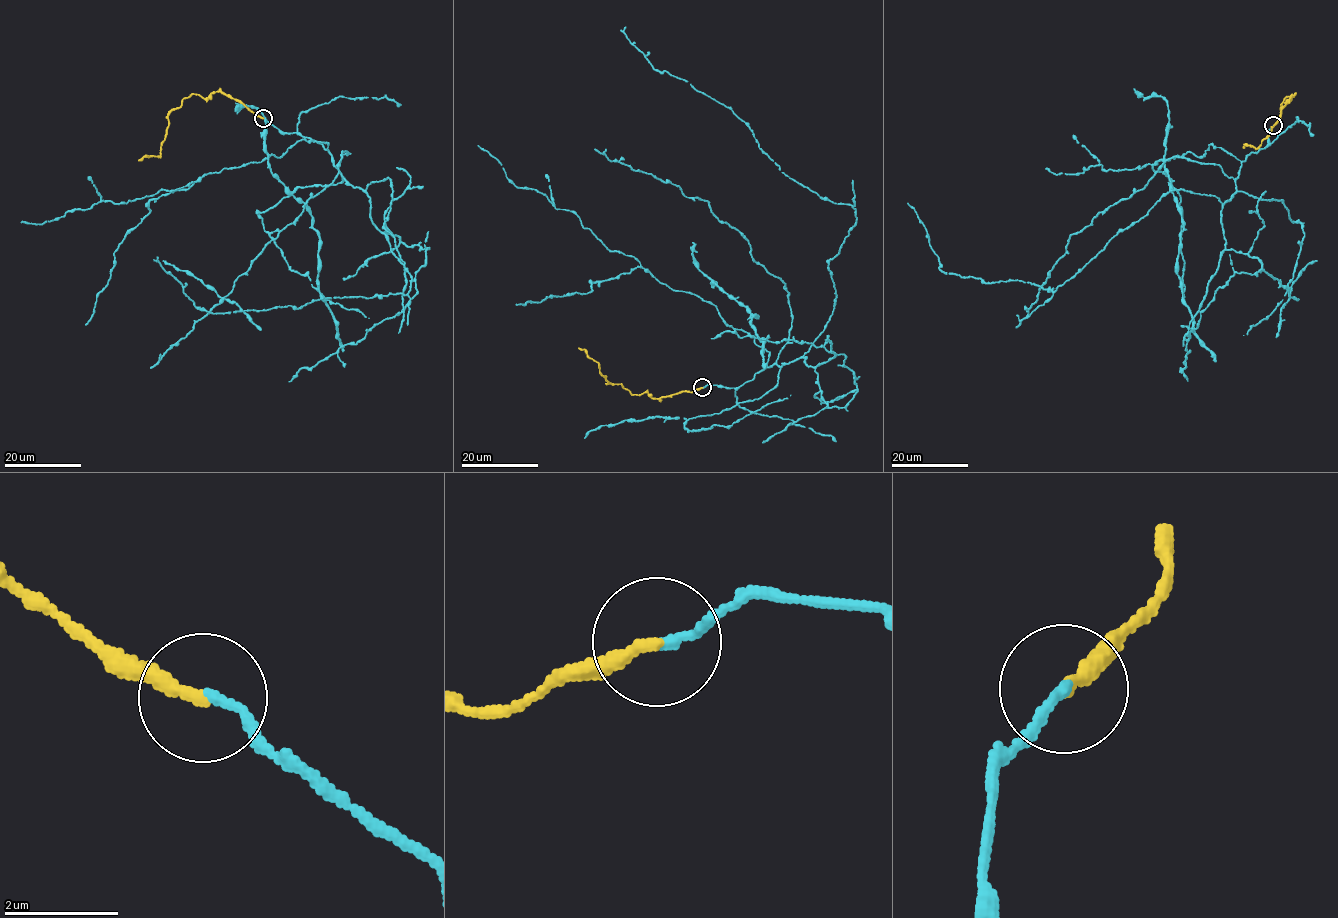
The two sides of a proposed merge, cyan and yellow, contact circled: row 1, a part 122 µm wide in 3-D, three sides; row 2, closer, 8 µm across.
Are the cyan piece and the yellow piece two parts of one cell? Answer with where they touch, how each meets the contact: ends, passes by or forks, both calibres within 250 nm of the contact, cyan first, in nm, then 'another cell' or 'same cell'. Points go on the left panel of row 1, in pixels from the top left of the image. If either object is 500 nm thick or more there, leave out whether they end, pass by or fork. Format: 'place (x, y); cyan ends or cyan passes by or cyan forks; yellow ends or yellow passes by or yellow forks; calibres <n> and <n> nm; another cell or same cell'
place (263, 118); cyan ends; yellow ends; calibres 150 and 240 nm; same cell

